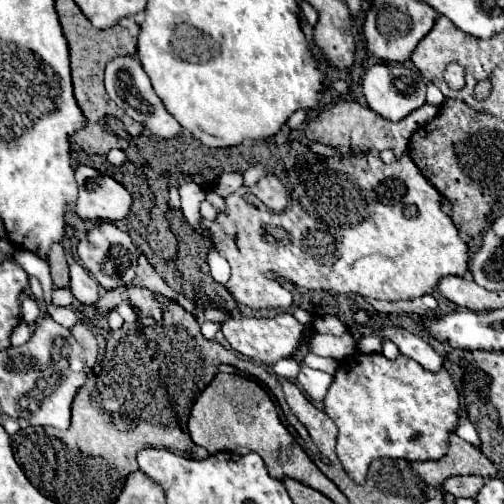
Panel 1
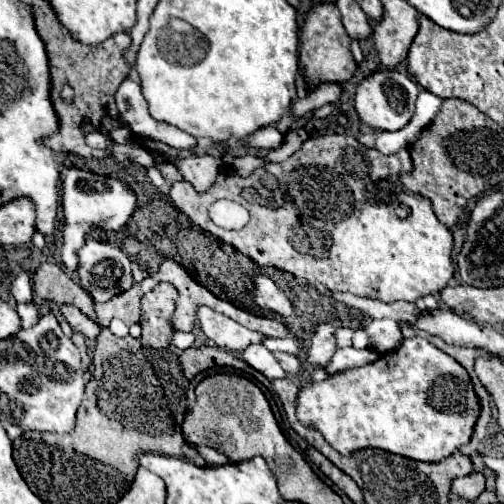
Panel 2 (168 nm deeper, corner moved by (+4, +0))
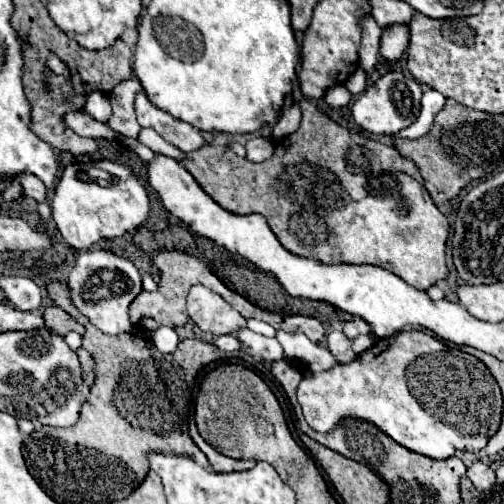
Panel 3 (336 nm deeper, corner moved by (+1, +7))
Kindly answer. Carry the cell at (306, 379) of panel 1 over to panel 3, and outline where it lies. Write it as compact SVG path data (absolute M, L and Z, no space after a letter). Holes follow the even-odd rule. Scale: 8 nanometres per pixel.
M239 330L237 338L243 342L249 354L261 356L261 358L271 358L271 360L281 360L283 358L283 348L275 338L267 338L261 334L255 334L251 330Z

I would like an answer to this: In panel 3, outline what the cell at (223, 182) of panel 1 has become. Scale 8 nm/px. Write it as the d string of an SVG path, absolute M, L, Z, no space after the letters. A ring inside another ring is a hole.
M251 138L245 144L245 148L247 148L247 160L265 162L265 160L269 160L269 156L273 156L275 144L269 138Z

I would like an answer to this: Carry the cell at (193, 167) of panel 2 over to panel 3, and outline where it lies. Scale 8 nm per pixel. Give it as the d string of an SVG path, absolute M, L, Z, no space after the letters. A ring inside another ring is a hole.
M143 128L139 132L139 142L149 146L153 152L165 152L165 156L173 156L173 160L185 160L185 152L181 152L179 148L173 148L173 144L165 142L157 132L153 132L151 128Z

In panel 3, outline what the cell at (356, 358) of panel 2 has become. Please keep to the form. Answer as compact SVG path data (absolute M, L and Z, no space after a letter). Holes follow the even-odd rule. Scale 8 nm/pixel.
M279 330L275 338L281 342L285 350L285 358L297 362L305 370L319 372L319 370L329 370L339 364L327 346L311 342L305 334L289 334L289 332Z

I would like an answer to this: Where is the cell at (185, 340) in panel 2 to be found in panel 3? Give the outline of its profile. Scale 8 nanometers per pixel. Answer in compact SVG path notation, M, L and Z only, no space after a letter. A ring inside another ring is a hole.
M161 326L159 330L155 330L151 340L153 340L153 344L157 346L159 352L175 352L177 346L179 346L179 336L169 326Z

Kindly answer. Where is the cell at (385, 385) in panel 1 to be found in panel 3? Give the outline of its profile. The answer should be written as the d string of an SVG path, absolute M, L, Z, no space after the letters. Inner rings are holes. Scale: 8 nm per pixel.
M405 330L377 340L373 348L359 354L353 362L337 364L327 372L305 372L297 388L297 400L303 408L307 424L317 432L331 432L341 420L359 418L375 424L407 450L437 460L453 456L457 450L477 452L485 448L487 440L499 428L503 410L499 386L485 364L459 348L445 346L441 340L425 334L423 330Z

